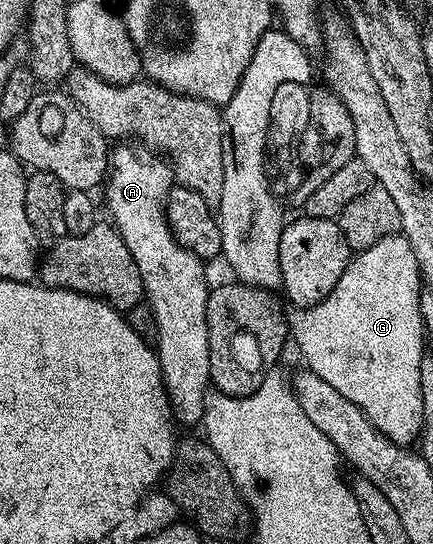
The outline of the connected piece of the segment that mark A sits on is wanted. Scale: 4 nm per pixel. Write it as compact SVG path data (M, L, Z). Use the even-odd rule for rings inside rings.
M119 145L110 152L109 170L105 176L107 187L107 207L111 210L110 218L120 237L125 241L137 269L141 273L145 302L157 317L157 337L154 346L157 348L163 384L167 397L171 401L174 418L180 424L198 424L203 418L205 397L211 382L209 365L209 329L207 328L207 292L209 282L203 272L204 260L198 259L189 249L185 249L175 239L171 226L167 224L167 195L173 186L171 164L162 154L139 145Z

